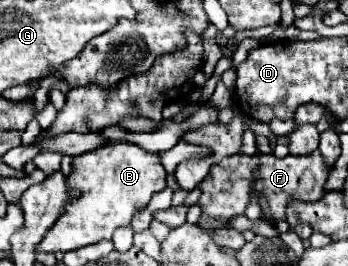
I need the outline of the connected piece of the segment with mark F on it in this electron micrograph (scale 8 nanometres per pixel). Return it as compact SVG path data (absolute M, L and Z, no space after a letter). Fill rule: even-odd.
M315 150L313 154L295 156L289 154L285 158L275 158L273 154L255 154L255 156L227 156L221 162L211 166L209 176L199 184L201 198L201 218L197 222L199 228L211 234L211 238L225 248L239 250L245 244L245 238L235 238L237 230L231 228L231 220L245 214L249 206L251 194L265 196L269 202L269 212L261 210L261 218L269 218L271 222L285 220L285 208L299 200L299 202L315 202L323 196L323 186L327 182L329 170L323 164L321 154Z

